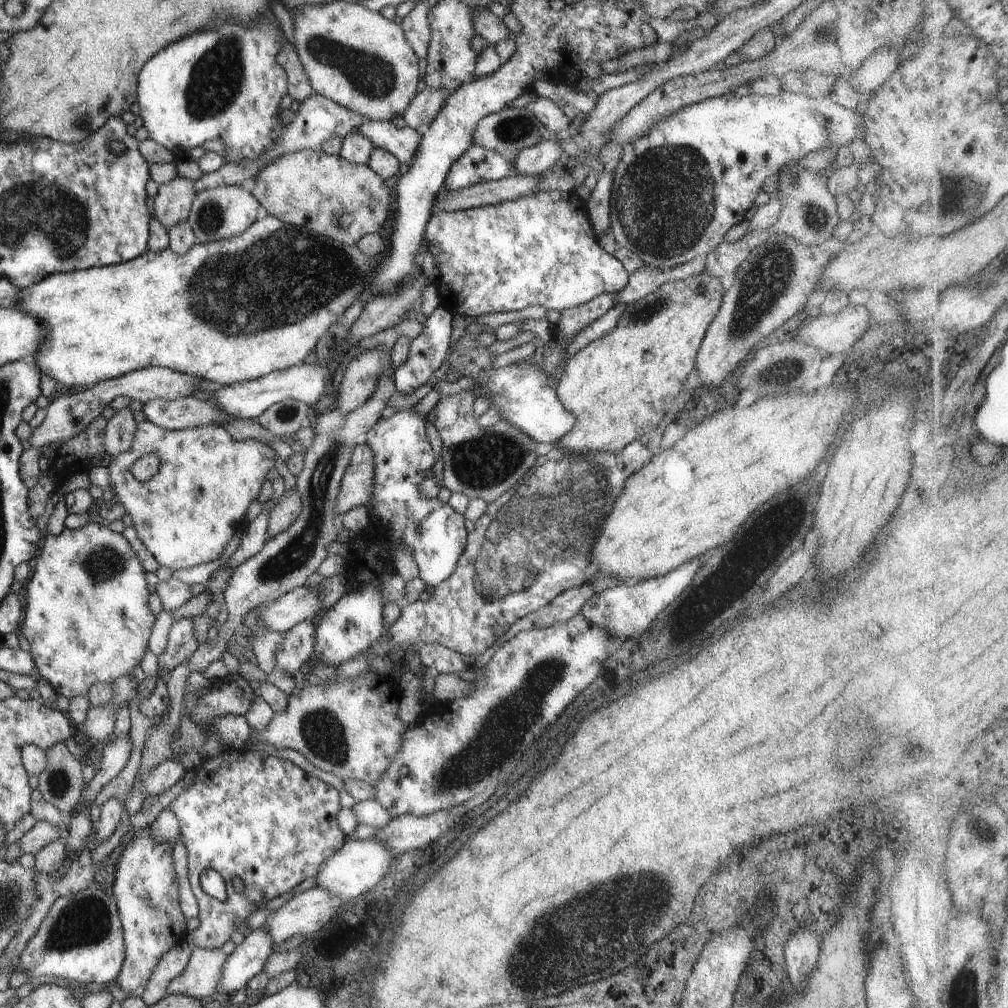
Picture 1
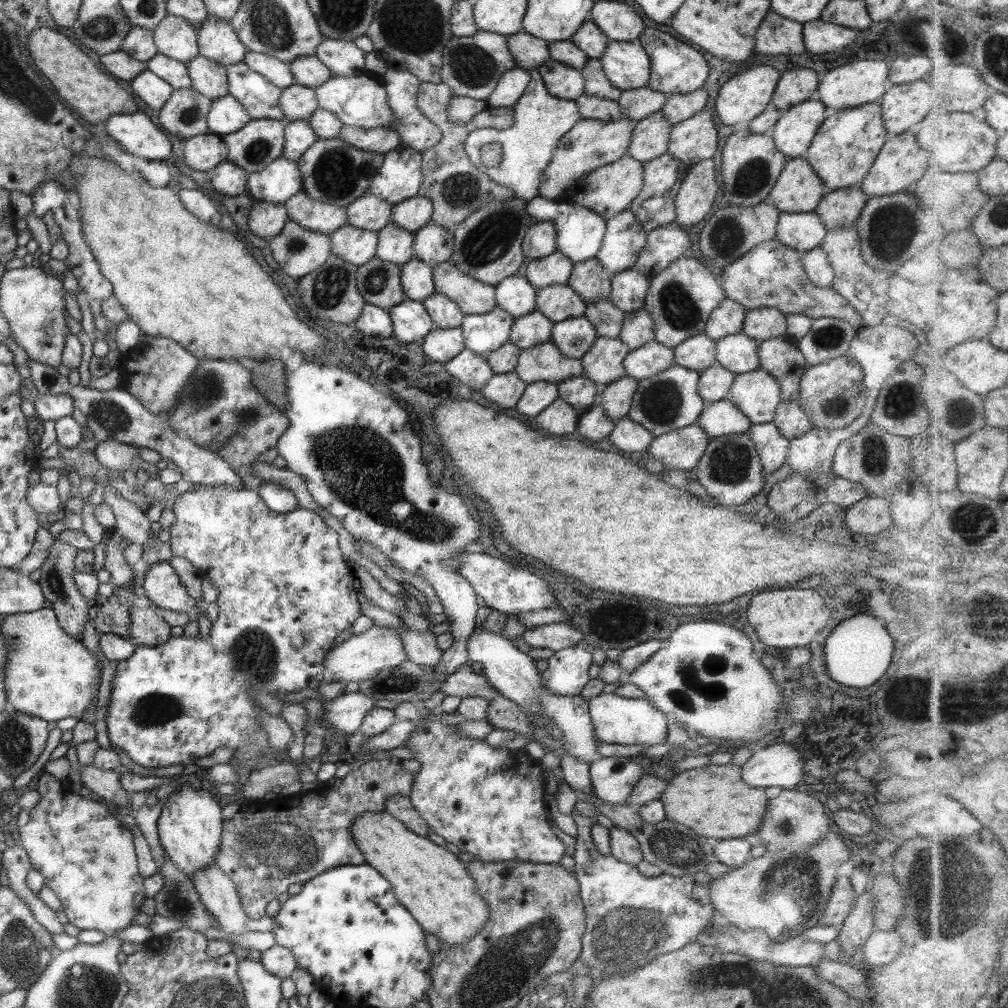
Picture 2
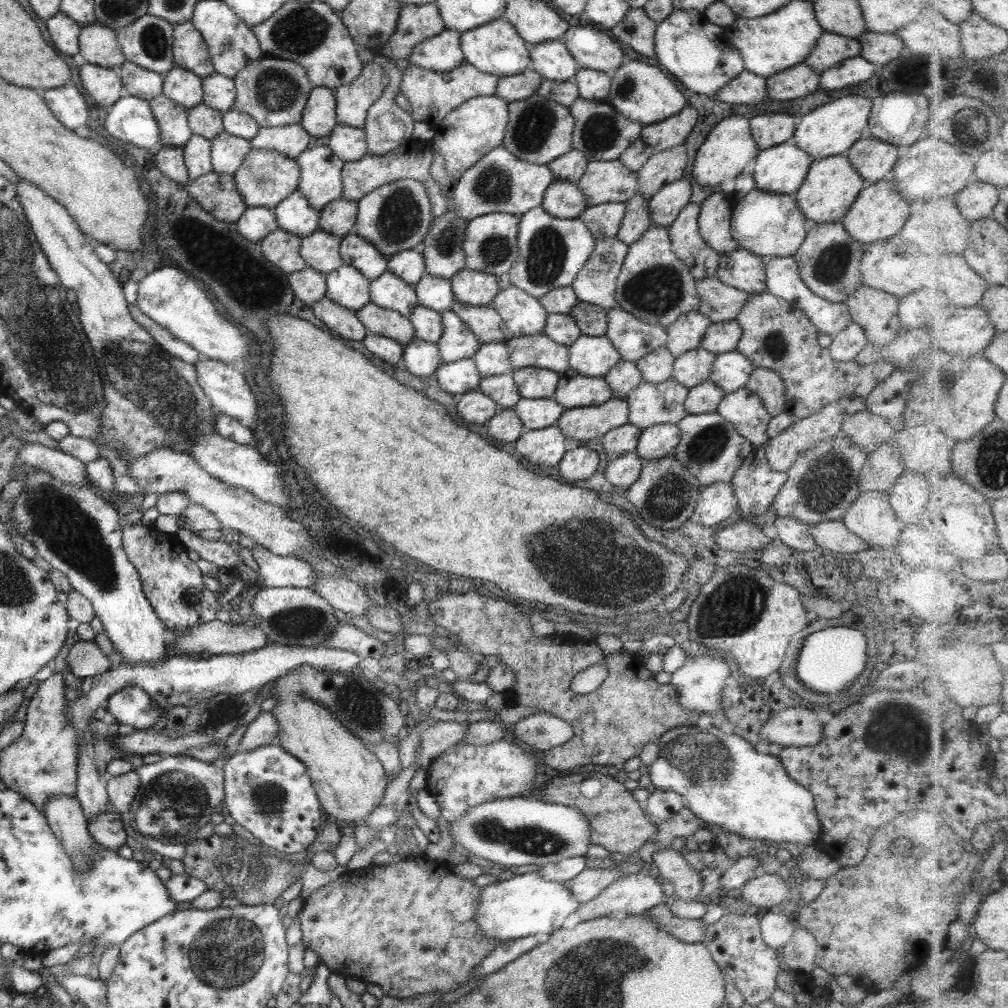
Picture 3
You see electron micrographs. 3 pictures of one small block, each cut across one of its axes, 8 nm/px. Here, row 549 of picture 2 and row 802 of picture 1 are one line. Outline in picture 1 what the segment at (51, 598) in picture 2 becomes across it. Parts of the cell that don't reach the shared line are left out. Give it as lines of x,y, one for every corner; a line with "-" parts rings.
64,741
44,749
45,766
37,773
37,787
44,800
63,815
75,808
82,787
83,761
67,750

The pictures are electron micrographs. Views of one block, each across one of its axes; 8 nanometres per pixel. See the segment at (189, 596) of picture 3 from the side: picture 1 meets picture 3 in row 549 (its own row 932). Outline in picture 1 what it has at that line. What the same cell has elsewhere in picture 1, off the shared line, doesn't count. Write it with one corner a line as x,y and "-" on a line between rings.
146,827
135,832
117,858
112,894
123,928
125,958
116,981
117,986
129,997
140,996
159,958
169,948
179,946
184,940
187,919
179,910
178,882
171,858
172,846
171,842
155,842

